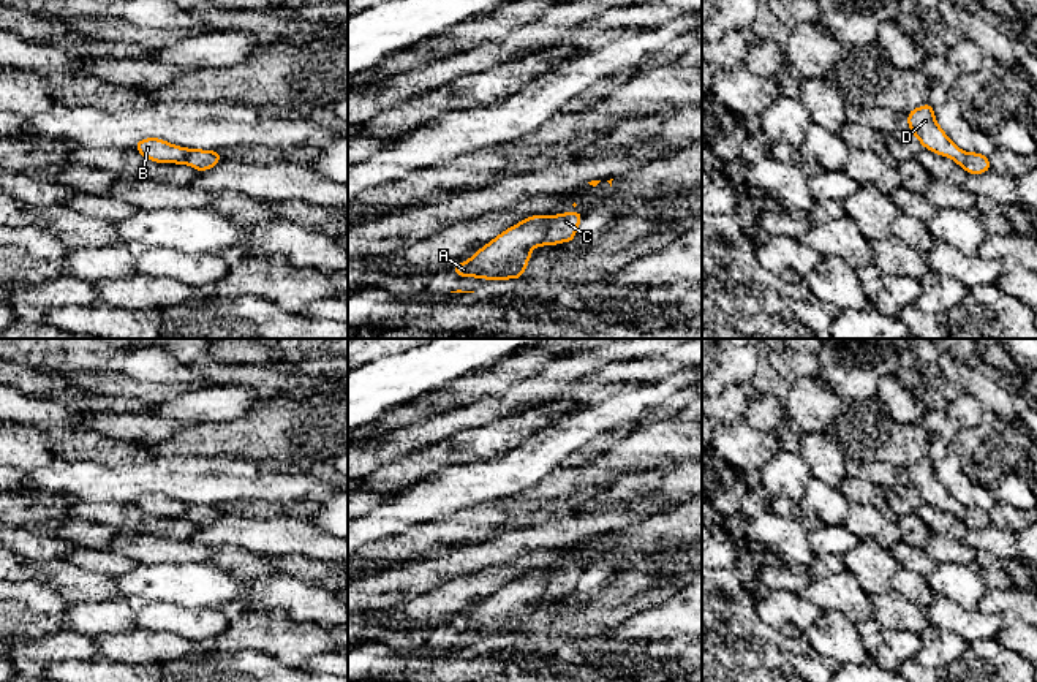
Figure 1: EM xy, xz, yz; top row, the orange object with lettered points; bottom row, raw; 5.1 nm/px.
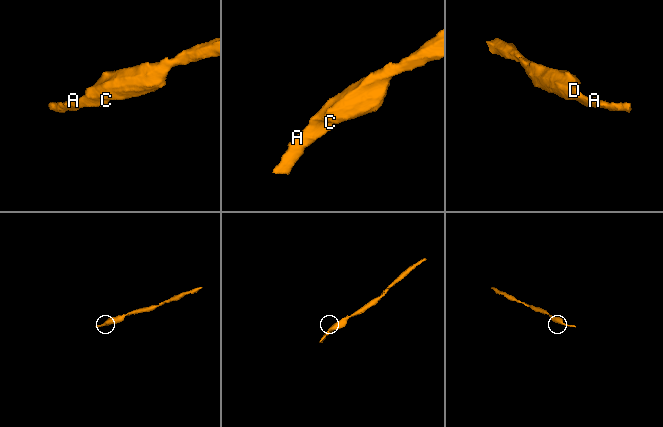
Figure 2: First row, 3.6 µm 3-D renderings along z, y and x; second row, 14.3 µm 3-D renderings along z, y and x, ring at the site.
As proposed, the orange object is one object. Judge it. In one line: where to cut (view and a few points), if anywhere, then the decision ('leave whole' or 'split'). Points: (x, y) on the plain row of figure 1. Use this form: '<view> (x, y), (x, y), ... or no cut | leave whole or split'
no cut | leave whole

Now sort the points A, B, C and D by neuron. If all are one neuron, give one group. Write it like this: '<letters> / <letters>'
A B C D

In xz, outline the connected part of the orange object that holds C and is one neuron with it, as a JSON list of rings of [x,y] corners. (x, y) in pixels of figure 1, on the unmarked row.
[[[575,563],[561,570],[526,571],[479,603],[473,612],[452,622],[451,627],[484,635],[520,635],[531,614],[530,604],[575,595],[575,585],[583,571]]]

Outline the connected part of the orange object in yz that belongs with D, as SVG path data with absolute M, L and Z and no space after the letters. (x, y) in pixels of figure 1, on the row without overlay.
M931 457L922 459L906 468L909 486L914 487L922 502L956 516L967 529L983 529L991 525L990 513L983 508L963 506L937 479Z

